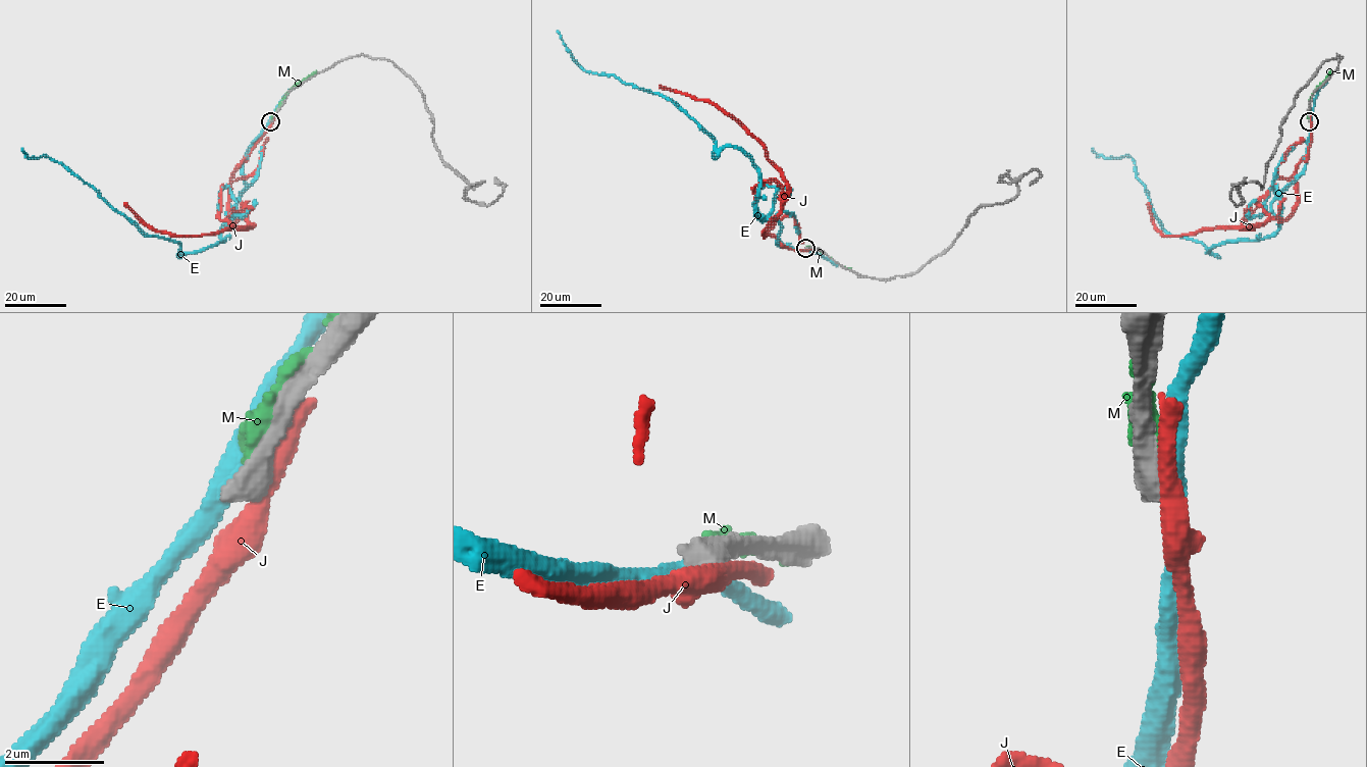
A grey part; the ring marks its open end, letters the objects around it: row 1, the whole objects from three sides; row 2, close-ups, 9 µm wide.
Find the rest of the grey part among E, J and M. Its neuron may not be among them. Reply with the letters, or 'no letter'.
no letter

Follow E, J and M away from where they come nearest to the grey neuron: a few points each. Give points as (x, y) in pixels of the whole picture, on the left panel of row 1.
E: (270, 120), (244, 162), (245, 189), (224, 240), (179, 255), (177, 243), (145, 236), (57, 162), (21, 149)
J: (272, 120), (231, 174), (228, 212), (252, 225), (200, 235), (161, 232), (149, 226), (123, 203)
M: (273, 115), (290, 89), (316, 70)

